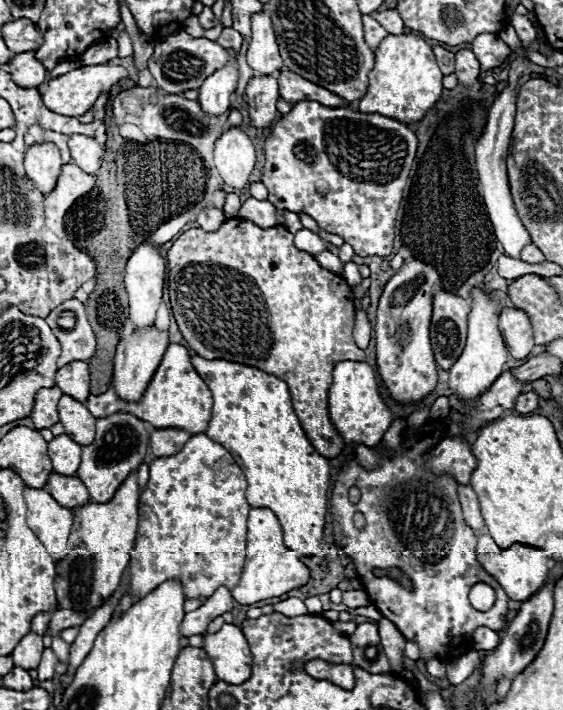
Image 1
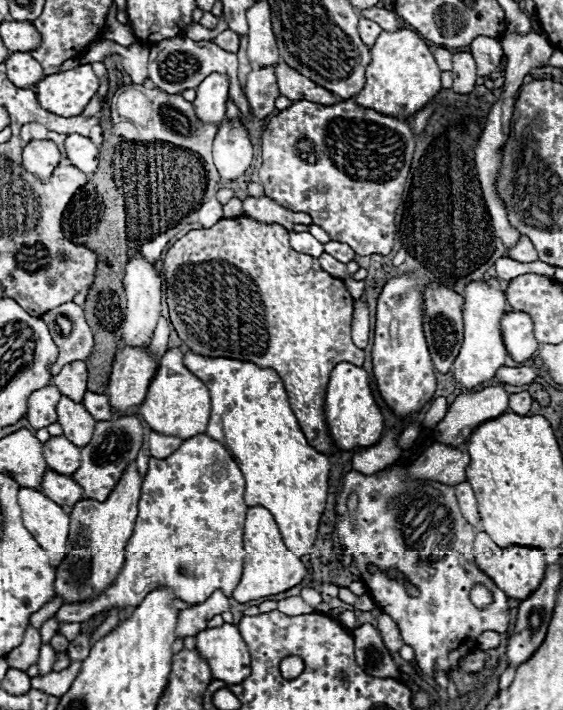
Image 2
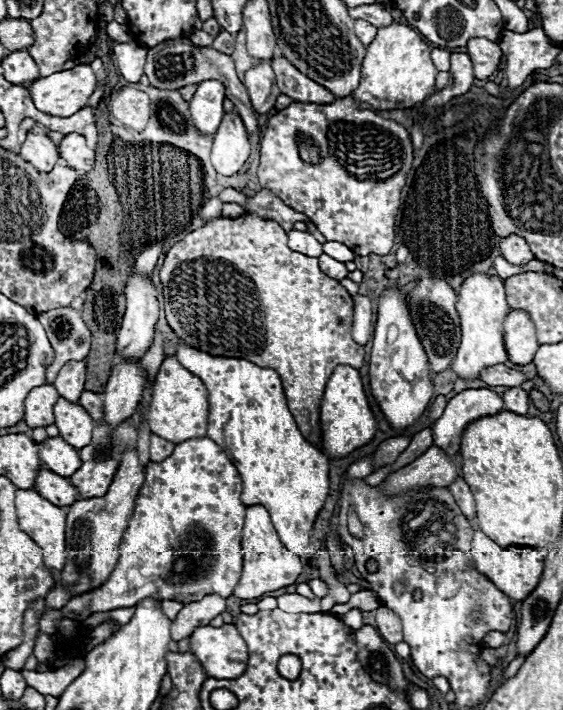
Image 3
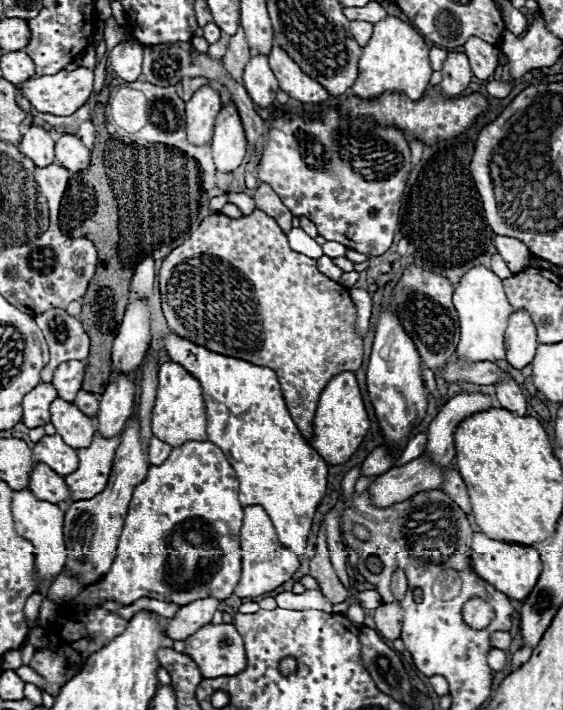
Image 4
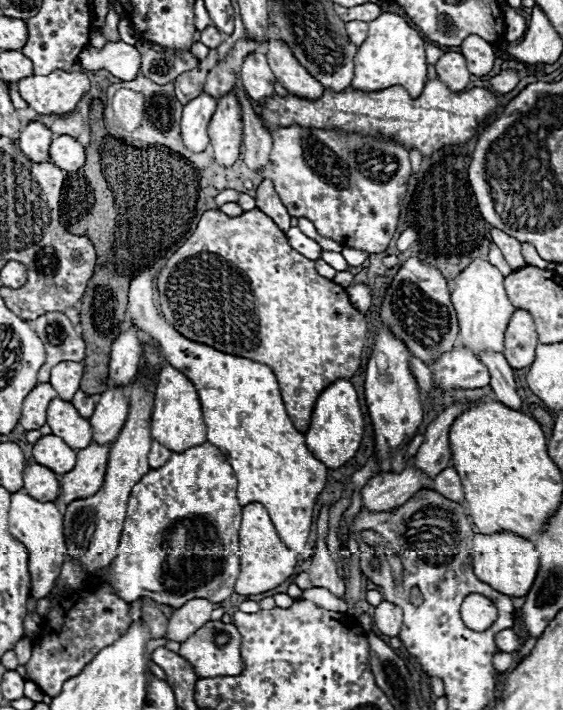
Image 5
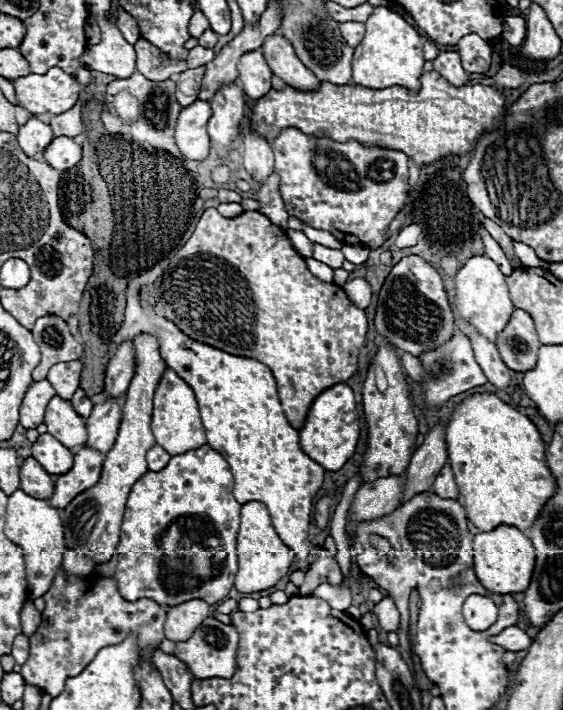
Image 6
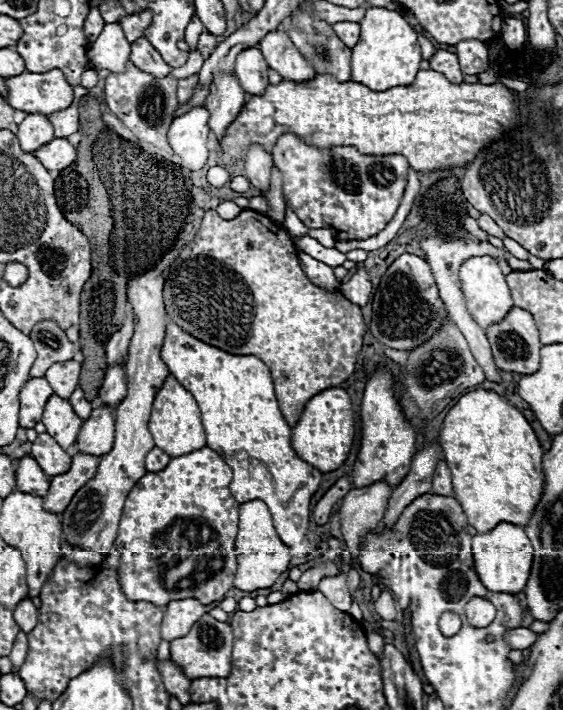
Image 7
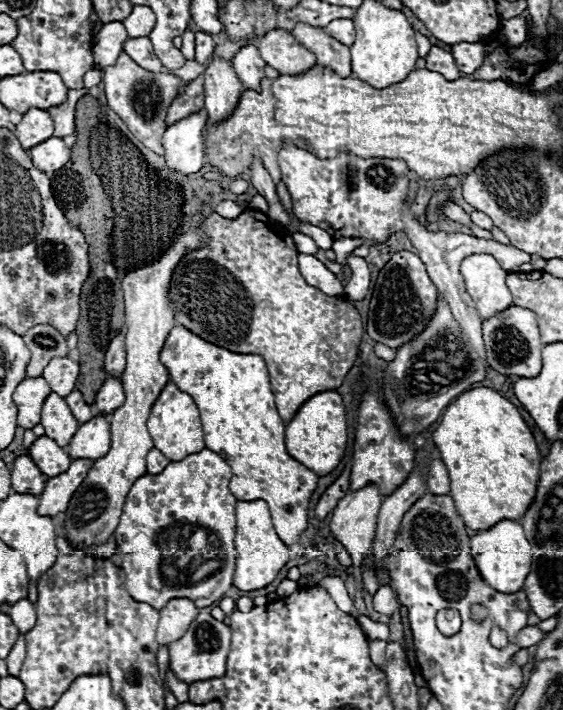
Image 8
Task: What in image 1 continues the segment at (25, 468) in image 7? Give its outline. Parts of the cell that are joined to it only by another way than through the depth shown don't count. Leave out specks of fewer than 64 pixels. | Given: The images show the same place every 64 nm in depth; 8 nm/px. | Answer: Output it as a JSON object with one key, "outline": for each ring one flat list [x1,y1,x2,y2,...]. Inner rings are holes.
{"outline":[[50,474,46,490,58,500,58,504,66,504,66,508,86,506,90,502,88,488,82,484,76,476,62,476,62,474]]}

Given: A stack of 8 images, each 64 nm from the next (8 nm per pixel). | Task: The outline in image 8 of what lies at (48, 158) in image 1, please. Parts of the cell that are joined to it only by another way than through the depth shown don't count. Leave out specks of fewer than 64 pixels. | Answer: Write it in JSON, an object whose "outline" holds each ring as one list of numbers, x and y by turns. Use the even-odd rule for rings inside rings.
{"outline":[[32,108,24,114,22,122,16,126,16,136,24,150,30,150,42,140,48,140,54,134,54,122,46,110]]}

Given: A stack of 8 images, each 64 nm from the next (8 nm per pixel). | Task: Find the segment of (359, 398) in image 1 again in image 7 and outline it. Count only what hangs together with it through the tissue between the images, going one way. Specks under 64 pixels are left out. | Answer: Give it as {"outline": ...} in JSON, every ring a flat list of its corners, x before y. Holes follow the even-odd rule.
{"outline":[[328,388,316,394,304,408,298,424,292,428,292,446,296,454,320,472,332,472,344,464,356,434,356,420,350,396,344,388]]}

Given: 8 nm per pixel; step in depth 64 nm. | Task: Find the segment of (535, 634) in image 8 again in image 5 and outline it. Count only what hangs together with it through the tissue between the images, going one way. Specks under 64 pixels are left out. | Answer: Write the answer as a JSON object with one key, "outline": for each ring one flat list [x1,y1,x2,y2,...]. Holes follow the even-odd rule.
{"outline":[[506,628,502,632,496,634,496,646,502,650,502,652,516,652,522,648,520,644,520,638,514,634,512,628]]}

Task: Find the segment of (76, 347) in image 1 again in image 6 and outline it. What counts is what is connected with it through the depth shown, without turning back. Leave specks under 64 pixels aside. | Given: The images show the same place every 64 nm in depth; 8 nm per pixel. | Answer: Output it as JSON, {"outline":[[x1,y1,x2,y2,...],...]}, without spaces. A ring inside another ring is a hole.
{"outline":[[42,316,32,326,32,334,42,350,42,362,32,372,32,378,46,380,48,370,58,362,78,360,82,356,82,342,70,334,68,324,60,316]]}

